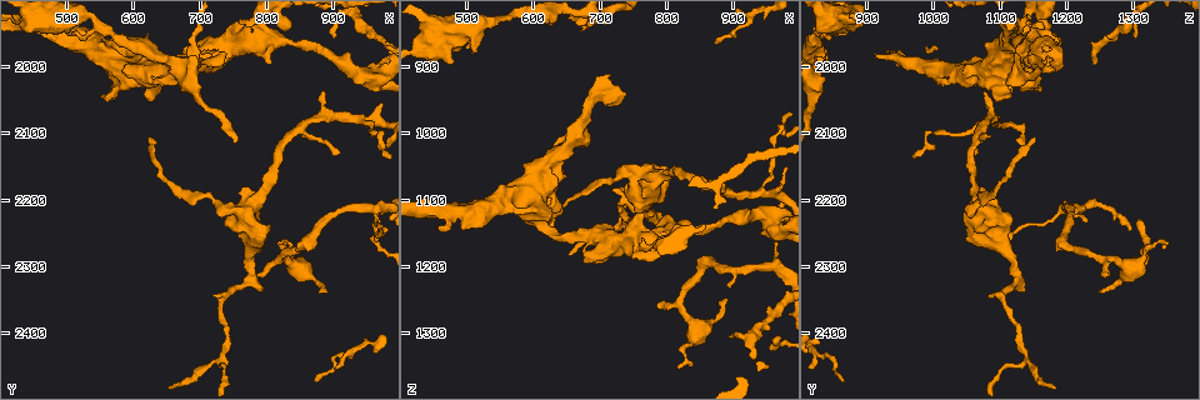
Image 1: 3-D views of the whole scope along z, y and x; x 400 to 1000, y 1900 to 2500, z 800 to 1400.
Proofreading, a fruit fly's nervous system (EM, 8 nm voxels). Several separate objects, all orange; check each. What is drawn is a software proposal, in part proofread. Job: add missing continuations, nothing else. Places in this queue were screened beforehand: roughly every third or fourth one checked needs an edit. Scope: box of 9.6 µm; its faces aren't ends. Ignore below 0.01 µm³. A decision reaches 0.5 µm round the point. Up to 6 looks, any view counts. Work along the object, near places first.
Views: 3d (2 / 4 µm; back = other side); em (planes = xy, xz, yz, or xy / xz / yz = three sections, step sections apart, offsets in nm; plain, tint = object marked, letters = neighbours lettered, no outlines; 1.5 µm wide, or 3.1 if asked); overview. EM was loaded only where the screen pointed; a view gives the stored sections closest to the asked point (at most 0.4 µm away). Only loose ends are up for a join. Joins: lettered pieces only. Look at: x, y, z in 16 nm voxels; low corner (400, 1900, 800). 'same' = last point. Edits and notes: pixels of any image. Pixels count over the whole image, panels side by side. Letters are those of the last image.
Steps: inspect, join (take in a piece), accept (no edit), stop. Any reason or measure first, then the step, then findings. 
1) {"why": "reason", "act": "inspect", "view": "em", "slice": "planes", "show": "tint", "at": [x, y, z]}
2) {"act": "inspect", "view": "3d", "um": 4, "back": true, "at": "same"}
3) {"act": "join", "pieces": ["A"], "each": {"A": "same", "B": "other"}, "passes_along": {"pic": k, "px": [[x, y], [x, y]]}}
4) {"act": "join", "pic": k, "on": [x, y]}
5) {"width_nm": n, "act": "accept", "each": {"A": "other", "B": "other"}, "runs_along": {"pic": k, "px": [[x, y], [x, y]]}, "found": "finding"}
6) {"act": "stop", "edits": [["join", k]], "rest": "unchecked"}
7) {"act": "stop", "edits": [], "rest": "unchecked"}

{"why": "an open end", "act": "inspect", "view": "em", "slice": "planes", "show": "letters", "at": [720, 1985, 910]}

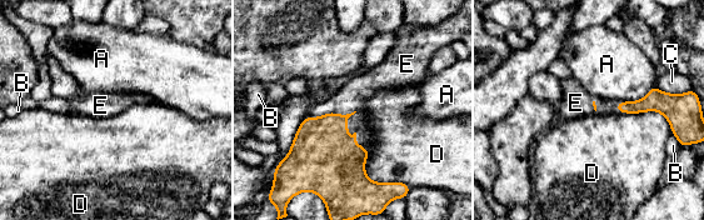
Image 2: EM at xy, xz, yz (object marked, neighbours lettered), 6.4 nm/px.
{"act": "join", "pieces": ["E"], "each": {"A": "other", "B": "other", "C": "other", "D": "other", "E": "same"}, "passes_along": {"pic": 2, "px": [[321, 146], [331, 113], [353, 96]]}, "found": "it goes on there"}

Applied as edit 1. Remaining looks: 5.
{"why": "free end", "act": "inspect", "view": "em", "slice": "planes", "show": "letters", "at": [805, 1995, 1135]}

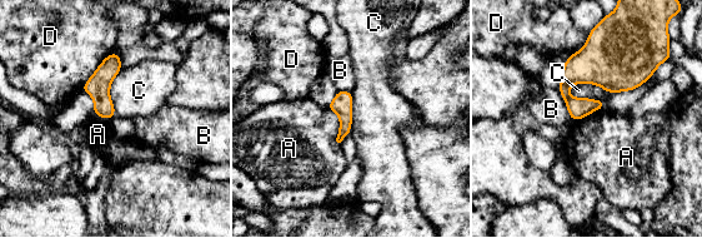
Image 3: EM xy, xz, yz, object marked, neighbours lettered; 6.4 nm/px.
{"act": "accept", "each": {"A": "other", "B": "other", "C": "other", "D": "other"}, "border": {"pic": 3, "px": [[326, 107], [337, 115], [340, 143]]}, "found": "no lettered piece goes on from it"}

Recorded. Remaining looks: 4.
{"why": "branch stops here", "act": "inspect", "view": "em", "slice": "xy", "step": 8, "show": "tint", "at": [835, 2270, 1350]}

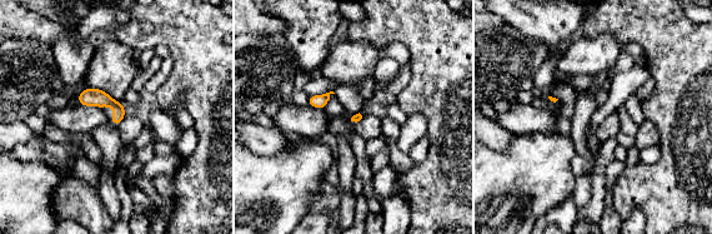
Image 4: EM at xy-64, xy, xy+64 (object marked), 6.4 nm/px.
{"why": "cut it another way", "act": "inspect", "view": "em", "slice": "xz", "step": 4, "show": "letters", "at": "same"}

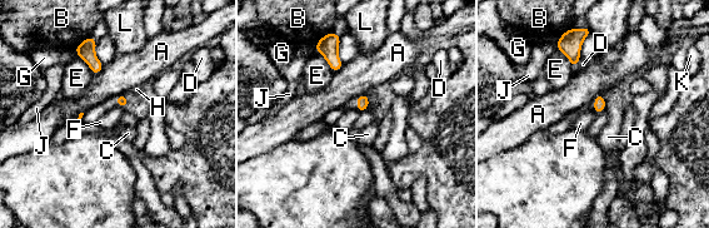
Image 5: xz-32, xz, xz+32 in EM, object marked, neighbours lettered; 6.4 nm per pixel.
{"act": "accept", "each": {"A": "other", "B": "other", "C": "other", "D": "other", "E": "other", "F": "other", "G": "other", "H": "other", "J": "other", "K": "other", "L": "other"}, "border": {"pic": 5, "px": [[116, 104], [125, 108]]}, "found": "no lettered piece goes on from it"}

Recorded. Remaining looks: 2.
{"act": "stop", "edits": [["join", 2]], "rest": "unchecked"}

